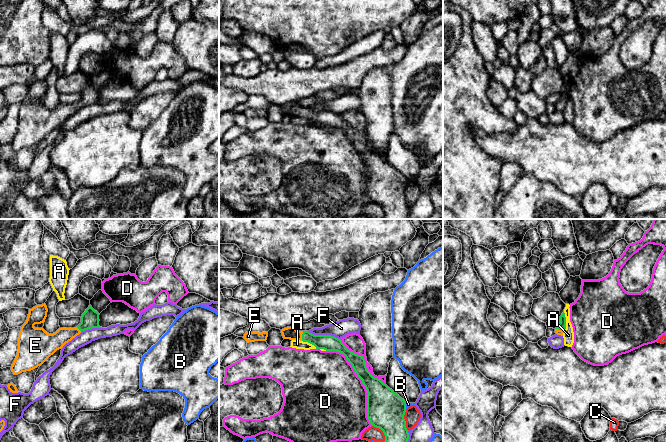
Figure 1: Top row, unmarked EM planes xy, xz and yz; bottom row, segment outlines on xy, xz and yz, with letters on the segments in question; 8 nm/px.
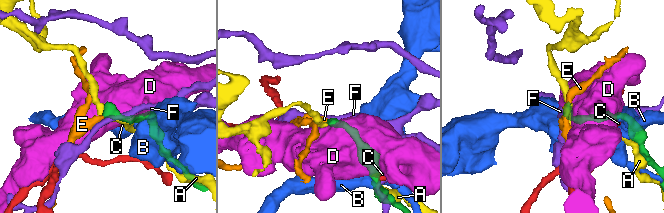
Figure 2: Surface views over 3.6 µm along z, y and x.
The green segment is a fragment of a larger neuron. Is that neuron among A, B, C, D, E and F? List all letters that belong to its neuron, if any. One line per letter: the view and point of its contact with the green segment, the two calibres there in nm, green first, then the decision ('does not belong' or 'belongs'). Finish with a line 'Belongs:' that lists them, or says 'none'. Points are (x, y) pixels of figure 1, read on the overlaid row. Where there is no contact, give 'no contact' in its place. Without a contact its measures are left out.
A: meets green in yz at (565, 322); 60 nm thick on the green side, 90 nm on the other; does not belong
B: meets green in xz at (405, 406); 300 nm thick on the green side, 30 nm on the other; does not belong
C: meets green in xz at (404, 420); 300 nm thick on the green side, 130 nm on the other; does not belong
D: meets green in xz at (362, 382); 280 nm thick on the green side, 500 nm on the other; does not belong
E: meets green in xz at (302, 336); 130 nm thick on the green side, 100 nm on the other; belongs
F: meets green in xz at (324, 335); 130 nm thick on the green side, 140 nm on the other; does not belong
Belongs: E

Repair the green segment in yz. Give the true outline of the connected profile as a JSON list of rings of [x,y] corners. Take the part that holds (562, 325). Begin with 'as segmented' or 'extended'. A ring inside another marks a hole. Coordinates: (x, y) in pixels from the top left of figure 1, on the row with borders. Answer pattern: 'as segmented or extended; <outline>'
extended; [[[563,312],[562,315],[560,316],[560,323],[555,328],[555,333],[557,335],[563,336],[565,329],[566,329],[566,317],[565,313]]]

